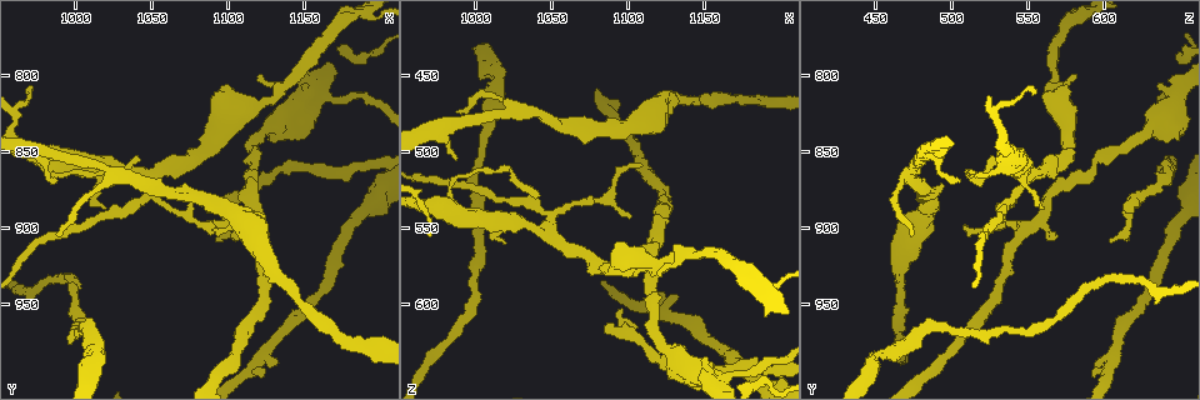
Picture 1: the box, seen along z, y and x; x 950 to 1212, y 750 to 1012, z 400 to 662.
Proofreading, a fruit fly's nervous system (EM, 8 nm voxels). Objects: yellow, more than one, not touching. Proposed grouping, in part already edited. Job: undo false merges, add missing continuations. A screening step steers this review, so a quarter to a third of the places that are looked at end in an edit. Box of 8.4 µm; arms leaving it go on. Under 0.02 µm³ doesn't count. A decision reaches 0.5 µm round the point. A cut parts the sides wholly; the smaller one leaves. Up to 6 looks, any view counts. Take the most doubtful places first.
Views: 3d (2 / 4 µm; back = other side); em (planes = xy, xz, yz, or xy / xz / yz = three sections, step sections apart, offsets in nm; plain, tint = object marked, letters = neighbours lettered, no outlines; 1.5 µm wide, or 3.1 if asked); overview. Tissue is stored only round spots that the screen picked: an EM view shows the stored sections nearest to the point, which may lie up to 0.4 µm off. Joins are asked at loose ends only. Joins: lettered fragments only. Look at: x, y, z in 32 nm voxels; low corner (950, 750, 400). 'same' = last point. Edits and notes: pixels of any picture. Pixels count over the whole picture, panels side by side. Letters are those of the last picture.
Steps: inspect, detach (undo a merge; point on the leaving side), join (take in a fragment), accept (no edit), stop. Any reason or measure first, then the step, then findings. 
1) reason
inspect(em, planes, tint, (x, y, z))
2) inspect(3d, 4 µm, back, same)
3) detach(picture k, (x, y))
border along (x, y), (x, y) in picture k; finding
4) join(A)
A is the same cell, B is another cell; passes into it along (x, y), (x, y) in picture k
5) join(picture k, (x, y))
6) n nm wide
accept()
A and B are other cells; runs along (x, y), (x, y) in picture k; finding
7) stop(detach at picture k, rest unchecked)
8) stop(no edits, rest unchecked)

inspect(em, planes, letters, (1124, 818, 572))

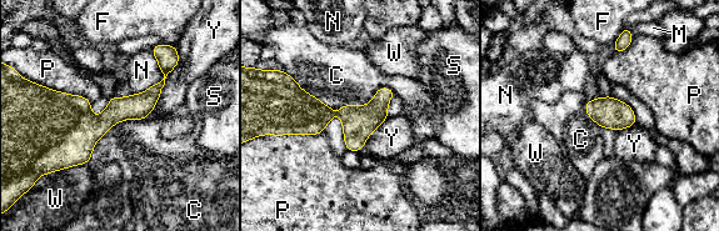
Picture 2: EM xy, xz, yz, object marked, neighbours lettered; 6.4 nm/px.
170 nm wide
accept()
C, F, M, N, P, S, W and Y are other cells; border along (285, 71), (335, 113), (395, 95) in picture 2; one cell here

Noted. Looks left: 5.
branch stops here
inspect(em, xz, step 4, letters, (1102, 904, 568))

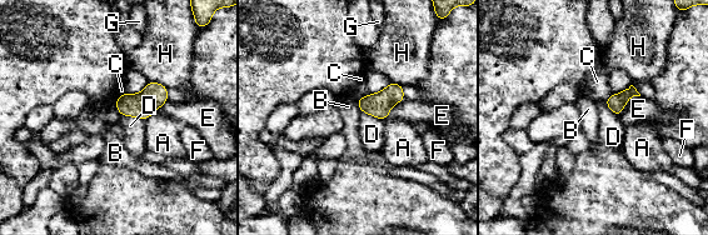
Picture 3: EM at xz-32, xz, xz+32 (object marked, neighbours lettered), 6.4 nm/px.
cut it another way
inspect(em, planes, letters, same)

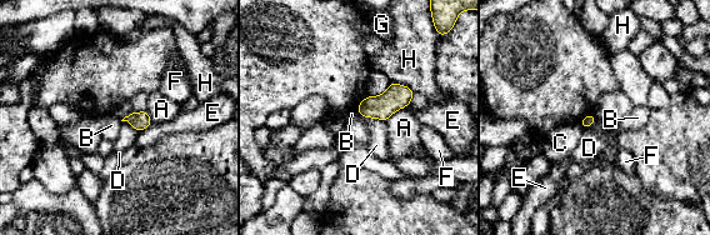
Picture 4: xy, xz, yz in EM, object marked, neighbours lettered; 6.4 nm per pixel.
accept()
A, B, C, D, E, F, G and H are other cells; border along (596, 119), (585, 129) in picture 4; none of them fits

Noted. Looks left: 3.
free end
inspect(em, planes, letters, (1134, 988, 594))

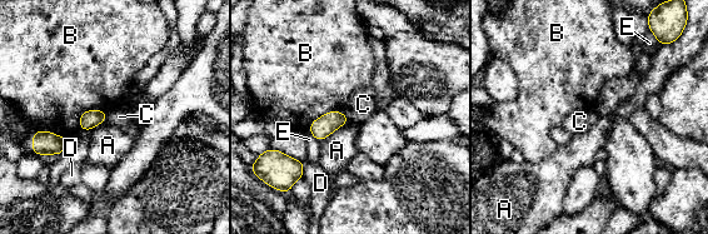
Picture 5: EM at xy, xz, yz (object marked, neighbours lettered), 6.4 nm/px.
A touches over 240 nm
accept()
A, B, C, D and E are other cells; border along (106, 111), (103, 122) in picture 5; none of them fits

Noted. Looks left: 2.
stop(no edits, rest unchecked)

